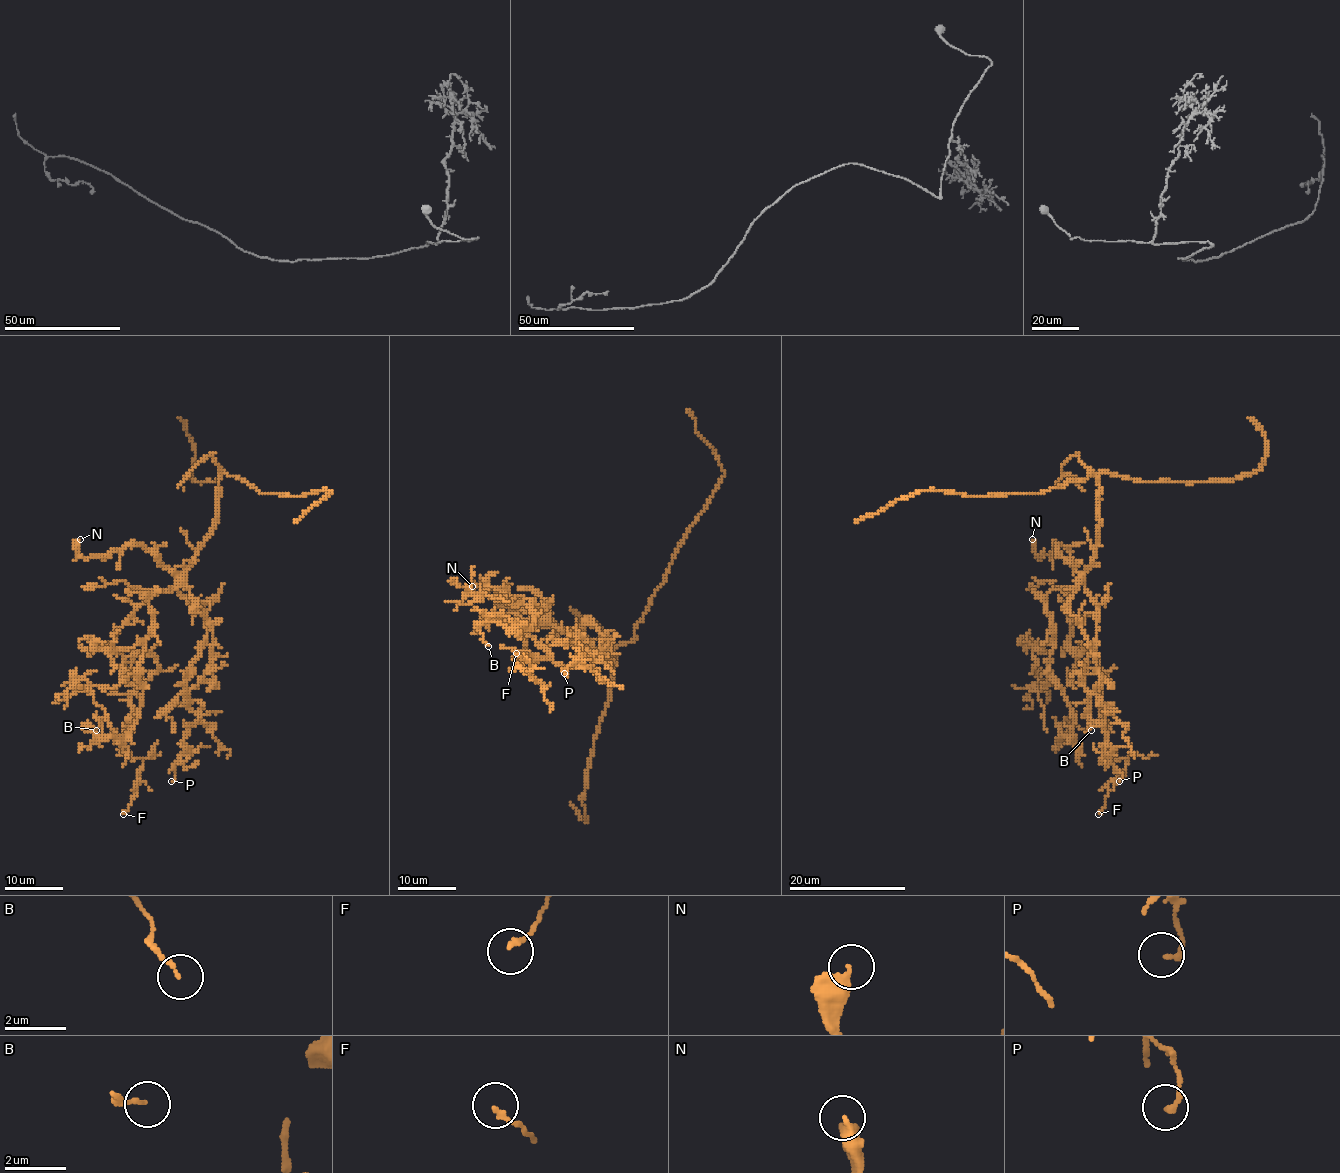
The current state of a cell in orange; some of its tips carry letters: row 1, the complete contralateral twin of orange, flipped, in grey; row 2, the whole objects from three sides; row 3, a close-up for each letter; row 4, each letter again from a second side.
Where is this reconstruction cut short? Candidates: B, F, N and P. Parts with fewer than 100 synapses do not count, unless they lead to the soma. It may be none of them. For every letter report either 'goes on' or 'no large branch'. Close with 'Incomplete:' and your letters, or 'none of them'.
B: no large branch
F: no large branch
N: no large branch
P: no large branch
Incomplete: none of them

